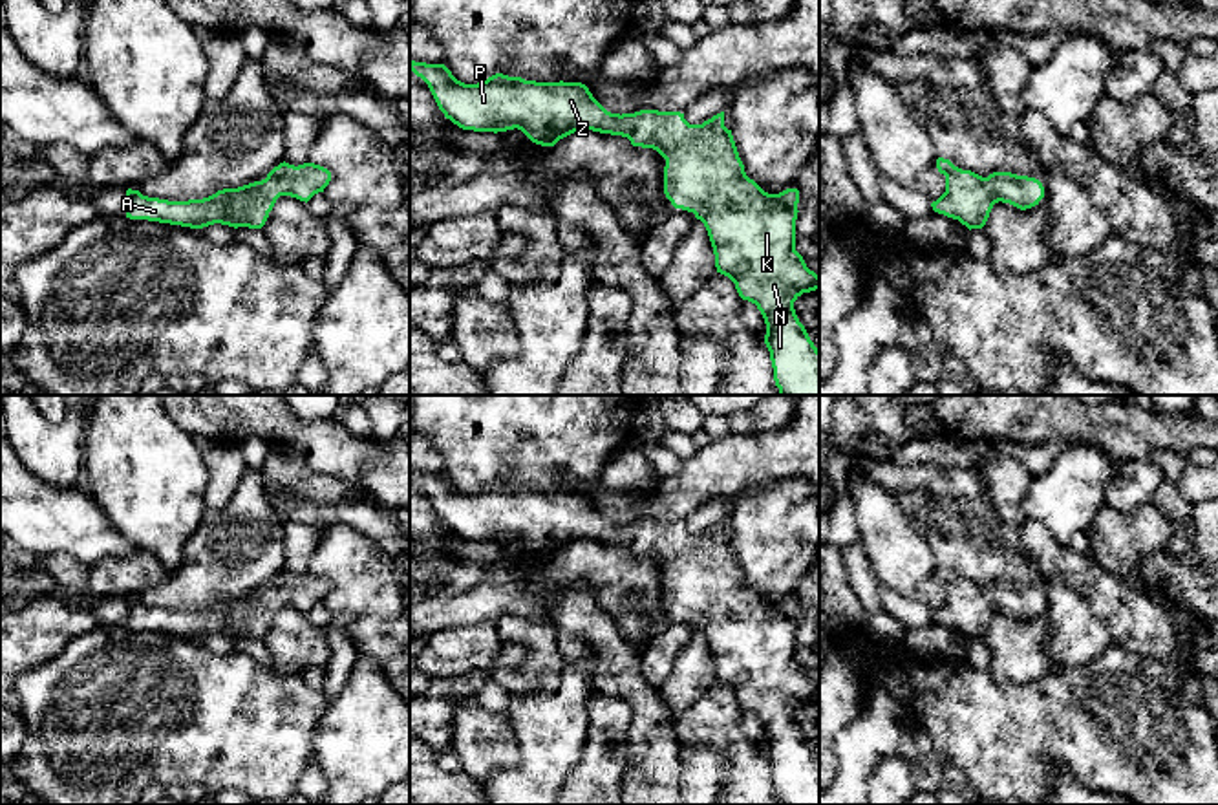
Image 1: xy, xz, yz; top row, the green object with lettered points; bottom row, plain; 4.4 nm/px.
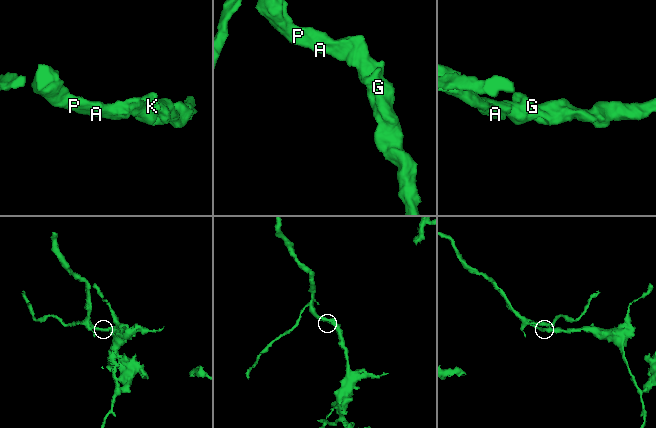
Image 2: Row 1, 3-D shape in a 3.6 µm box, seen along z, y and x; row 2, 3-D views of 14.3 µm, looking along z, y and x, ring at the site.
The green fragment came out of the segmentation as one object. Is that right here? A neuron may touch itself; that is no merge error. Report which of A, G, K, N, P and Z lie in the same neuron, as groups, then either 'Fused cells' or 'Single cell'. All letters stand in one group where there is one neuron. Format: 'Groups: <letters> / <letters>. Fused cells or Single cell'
Groups: A G K N P Z. Single cell

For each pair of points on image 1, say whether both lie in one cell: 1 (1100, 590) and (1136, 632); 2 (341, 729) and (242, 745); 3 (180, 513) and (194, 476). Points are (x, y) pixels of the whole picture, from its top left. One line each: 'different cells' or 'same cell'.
1: same cell
2: different cells
3: same cell

